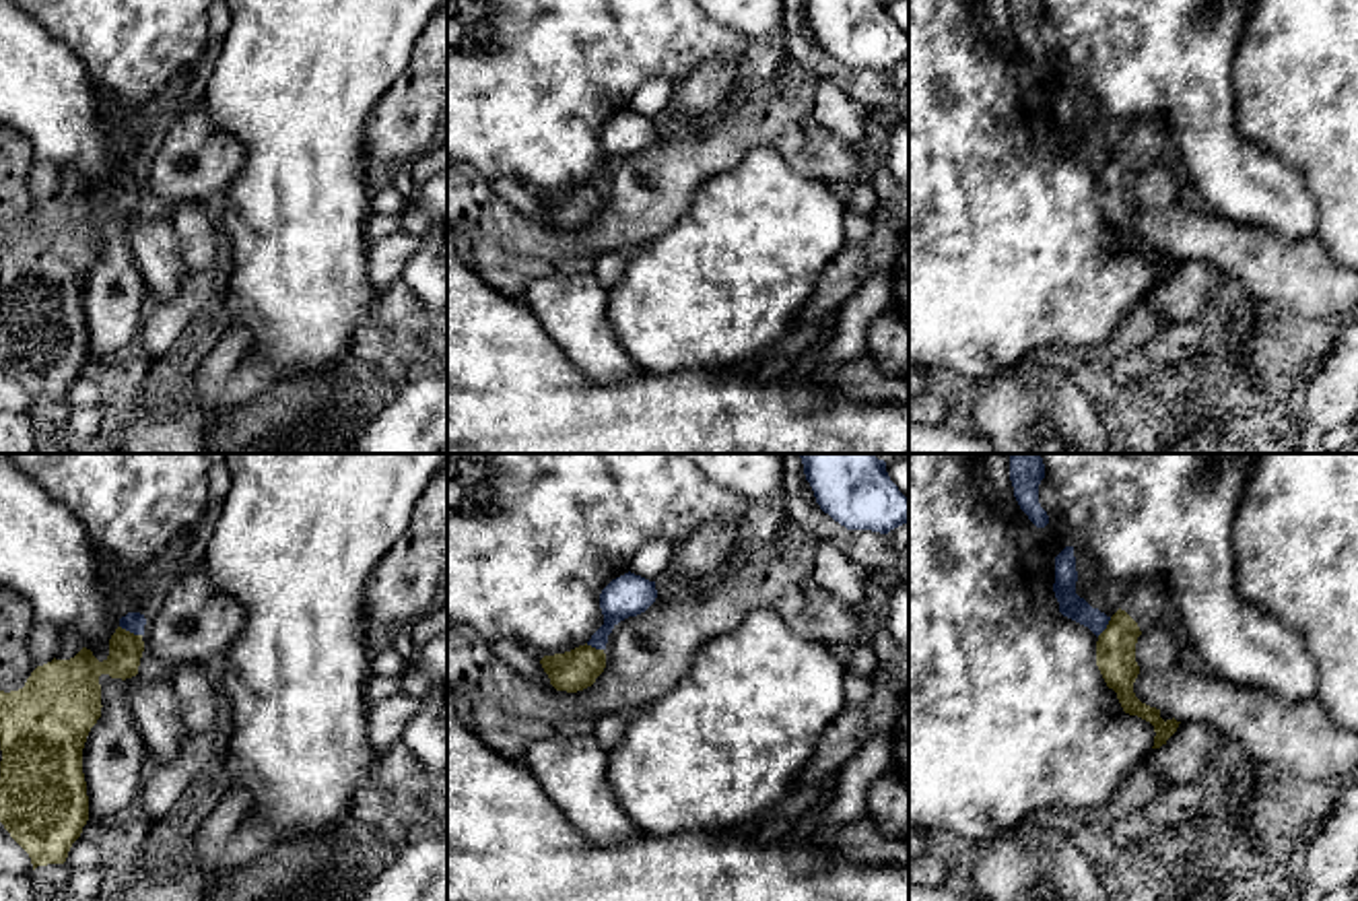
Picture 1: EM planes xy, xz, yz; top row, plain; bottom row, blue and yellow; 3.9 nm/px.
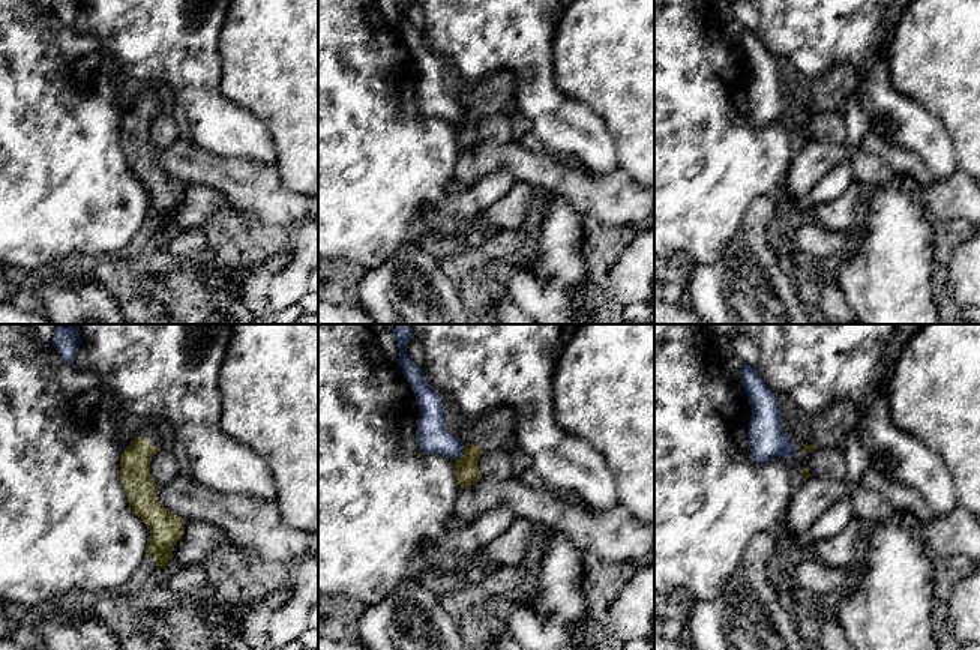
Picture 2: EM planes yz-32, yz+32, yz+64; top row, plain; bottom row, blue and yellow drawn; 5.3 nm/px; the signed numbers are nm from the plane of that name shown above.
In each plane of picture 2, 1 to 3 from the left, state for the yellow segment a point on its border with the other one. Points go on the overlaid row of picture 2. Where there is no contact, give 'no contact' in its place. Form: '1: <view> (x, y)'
1: yz-32 (125, 448)
2: yz+32 (461, 452)
3: no contact

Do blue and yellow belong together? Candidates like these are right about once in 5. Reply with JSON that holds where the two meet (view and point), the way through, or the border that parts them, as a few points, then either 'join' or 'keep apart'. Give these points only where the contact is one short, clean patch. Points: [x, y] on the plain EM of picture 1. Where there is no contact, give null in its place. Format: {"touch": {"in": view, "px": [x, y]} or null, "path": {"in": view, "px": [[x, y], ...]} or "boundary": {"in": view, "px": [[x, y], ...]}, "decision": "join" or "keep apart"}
{"touch": {"in": "xy", "px": [130, 170]}, "boundary": {"in": "xy", "px": [[120, 163], [141, 174]]}, "decision": "keep apart"}

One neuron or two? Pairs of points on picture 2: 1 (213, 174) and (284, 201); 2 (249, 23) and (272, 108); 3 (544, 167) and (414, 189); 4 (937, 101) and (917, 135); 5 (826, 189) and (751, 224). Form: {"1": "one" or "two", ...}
{"1": "one", "2": "one", "3": "two", "4": "two", "5": "two"}

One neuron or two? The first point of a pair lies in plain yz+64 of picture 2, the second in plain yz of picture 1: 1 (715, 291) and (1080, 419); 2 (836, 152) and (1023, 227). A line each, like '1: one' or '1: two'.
1: one
2: two

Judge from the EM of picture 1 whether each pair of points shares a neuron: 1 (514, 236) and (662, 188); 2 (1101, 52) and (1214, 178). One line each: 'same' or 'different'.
1: same
2: same

